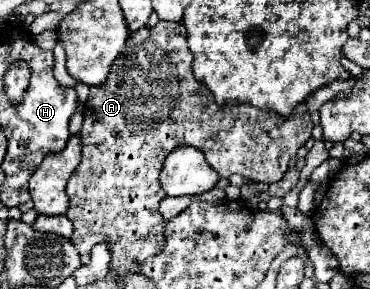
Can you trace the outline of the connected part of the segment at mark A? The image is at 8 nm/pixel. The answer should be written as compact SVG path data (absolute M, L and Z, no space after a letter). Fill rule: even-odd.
M159 21L153 29L143 27L131 33L129 41L125 43L125 51L117 57L117 61L113 61L107 81L91 87L83 109L85 121L81 127L81 163L67 183L69 209L65 213L73 221L71 243L79 251L81 263L89 263L93 245L107 243L111 251L111 271L139 273L143 261L161 249L165 221L157 209L165 197L165 191L159 185L159 171L165 157L173 149L181 145L201 149L219 177L231 177L233 173L239 173L245 179L275 183L285 175L289 159L311 137L313 123L303 103L299 103L287 119L273 111L267 113L265 109L257 109L249 103L229 105L229 109L225 109L225 105L217 105L209 89L205 89L205 85L193 77L193 57L185 45L185 33L187 31L183 23L167 21Z

